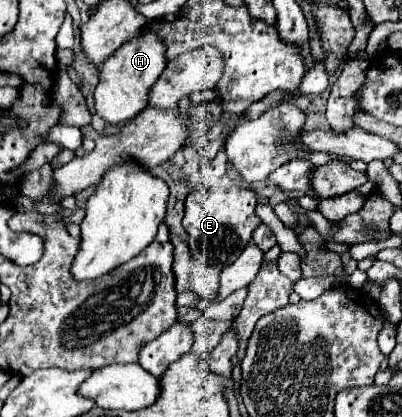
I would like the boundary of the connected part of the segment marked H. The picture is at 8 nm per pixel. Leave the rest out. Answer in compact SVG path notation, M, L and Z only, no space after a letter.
M145 25L139 35L135 35L131 41L121 45L101 67L99 85L95 89L95 109L97 115L103 117L111 125L121 125L129 119L133 119L139 111L147 107L147 97L155 81L165 69L167 63L167 47L155 33L151 33L151 27Z

